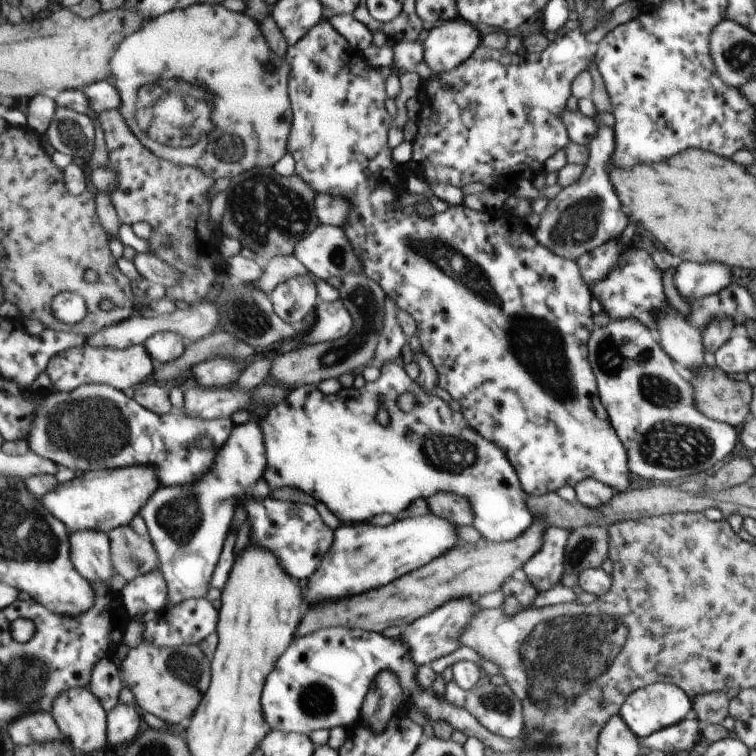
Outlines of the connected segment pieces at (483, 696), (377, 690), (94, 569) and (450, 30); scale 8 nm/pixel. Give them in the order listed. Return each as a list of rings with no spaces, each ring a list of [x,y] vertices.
[[[488,683],[466,691],[463,707],[489,732],[506,739],[521,736],[523,705],[507,684],[497,686]]]
[[[380,671],[376,675],[370,695],[364,699],[358,721],[375,734],[388,728],[394,713],[405,708],[405,700],[398,678],[391,671]]]
[[[72,532],[70,545],[73,564],[87,580],[107,580],[113,576],[111,543],[106,532]]]
[[[459,17],[432,25],[422,40],[422,60],[433,74],[451,70],[472,55],[481,36],[482,29]]]

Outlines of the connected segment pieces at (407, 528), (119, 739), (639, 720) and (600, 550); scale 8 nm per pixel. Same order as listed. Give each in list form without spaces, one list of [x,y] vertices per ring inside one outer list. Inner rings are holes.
[[[427,511],[423,516],[395,520],[389,526],[341,526],[337,528],[337,544],[333,544],[333,552],[329,552],[329,556],[325,556],[325,564],[317,568],[317,576],[309,578],[309,596],[305,596],[305,600],[312,605],[344,599],[345,596],[361,594],[365,590],[383,586],[445,554],[453,546],[457,546],[455,526],[451,521],[434,515],[431,511]]]
[[[119,704],[108,713],[107,736],[111,748],[128,746],[141,730],[141,716],[133,706]]]
[[[653,683],[638,688],[621,703],[617,714],[624,720],[629,730],[638,738],[646,738],[662,728],[679,723],[681,718],[687,716],[691,708],[691,700],[681,687],[673,683]]]
[[[582,526],[569,531],[563,549],[563,572],[560,585],[569,589],[585,569],[599,567],[608,558],[608,532],[604,526]]]

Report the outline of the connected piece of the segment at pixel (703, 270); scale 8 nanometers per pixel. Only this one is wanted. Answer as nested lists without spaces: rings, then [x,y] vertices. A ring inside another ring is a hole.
[[[680,262],[673,272],[672,283],[676,292],[685,299],[700,299],[714,295],[729,286],[731,272],[721,262],[693,264]]]

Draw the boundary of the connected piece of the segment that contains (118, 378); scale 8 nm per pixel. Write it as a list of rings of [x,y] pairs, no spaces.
[[[86,342],[82,347],[65,349],[52,358],[46,370],[53,390],[71,392],[81,385],[101,383],[131,393],[137,386],[153,378],[157,370],[152,355],[145,345],[128,349],[97,348]]]

